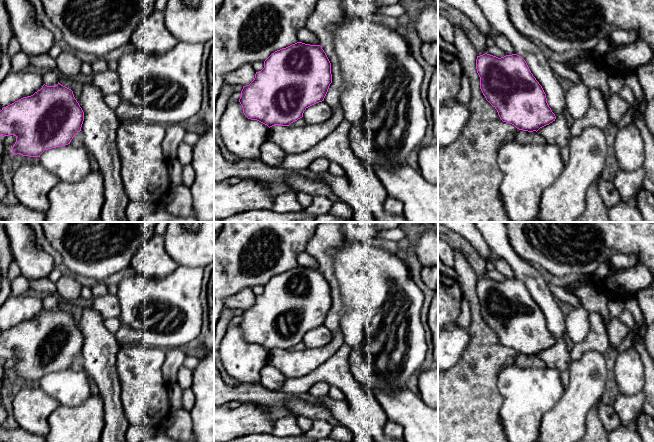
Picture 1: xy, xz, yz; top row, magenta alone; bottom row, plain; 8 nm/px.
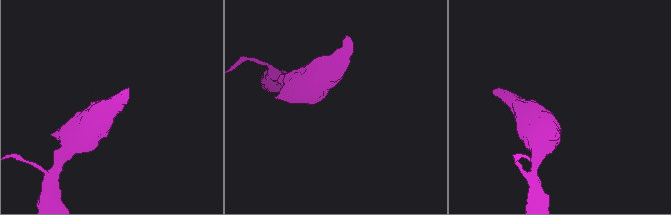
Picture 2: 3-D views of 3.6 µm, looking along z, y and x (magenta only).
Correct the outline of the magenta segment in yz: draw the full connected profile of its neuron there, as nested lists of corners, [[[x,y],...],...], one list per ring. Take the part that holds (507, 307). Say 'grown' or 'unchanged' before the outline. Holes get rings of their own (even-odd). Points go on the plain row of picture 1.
unchanged; [[[485,277],[477,280],[476,293],[483,319],[497,334],[503,346],[512,348],[519,354],[537,356],[540,352],[555,345],[556,340],[547,327],[542,310],[521,280],[512,278],[498,282]]]

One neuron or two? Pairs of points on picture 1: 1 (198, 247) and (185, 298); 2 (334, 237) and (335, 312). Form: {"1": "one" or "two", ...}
{"1": "two", "2": "one"}

